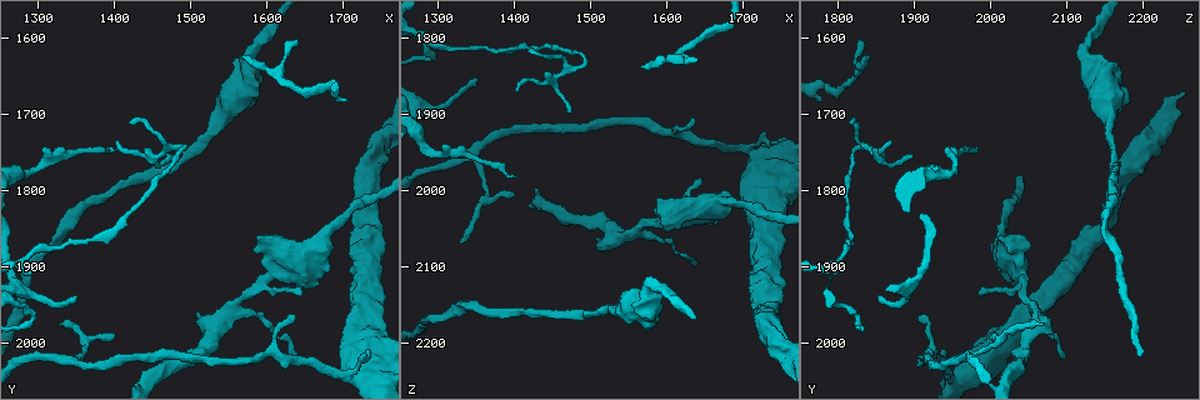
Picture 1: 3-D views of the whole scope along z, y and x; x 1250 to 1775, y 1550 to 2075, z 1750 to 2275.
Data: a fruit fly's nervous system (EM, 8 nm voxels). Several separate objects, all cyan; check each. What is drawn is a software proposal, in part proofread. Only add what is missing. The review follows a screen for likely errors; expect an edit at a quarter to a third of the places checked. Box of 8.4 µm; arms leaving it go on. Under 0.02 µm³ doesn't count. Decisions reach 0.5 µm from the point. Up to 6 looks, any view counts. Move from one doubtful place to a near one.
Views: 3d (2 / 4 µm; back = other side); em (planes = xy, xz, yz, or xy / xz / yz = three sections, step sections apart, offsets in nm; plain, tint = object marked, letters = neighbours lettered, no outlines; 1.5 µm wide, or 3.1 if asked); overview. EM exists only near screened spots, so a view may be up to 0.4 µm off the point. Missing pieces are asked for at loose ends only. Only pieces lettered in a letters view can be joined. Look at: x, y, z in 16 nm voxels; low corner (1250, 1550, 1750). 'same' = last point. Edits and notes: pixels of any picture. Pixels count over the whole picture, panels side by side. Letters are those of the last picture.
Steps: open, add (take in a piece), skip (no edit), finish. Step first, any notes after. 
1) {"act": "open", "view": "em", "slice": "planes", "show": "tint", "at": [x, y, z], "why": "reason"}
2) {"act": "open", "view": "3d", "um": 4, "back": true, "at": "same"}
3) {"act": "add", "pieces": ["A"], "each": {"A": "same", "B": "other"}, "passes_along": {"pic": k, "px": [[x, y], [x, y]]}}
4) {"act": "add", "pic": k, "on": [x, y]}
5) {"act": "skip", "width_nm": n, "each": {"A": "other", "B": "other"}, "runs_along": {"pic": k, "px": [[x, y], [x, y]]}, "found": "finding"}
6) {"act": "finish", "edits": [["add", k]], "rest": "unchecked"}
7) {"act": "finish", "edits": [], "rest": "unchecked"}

{"act": "open", "view": "3d", "um": 4, "back": true, "at": [1400, 1990, 2005], "why": "tapers out"}

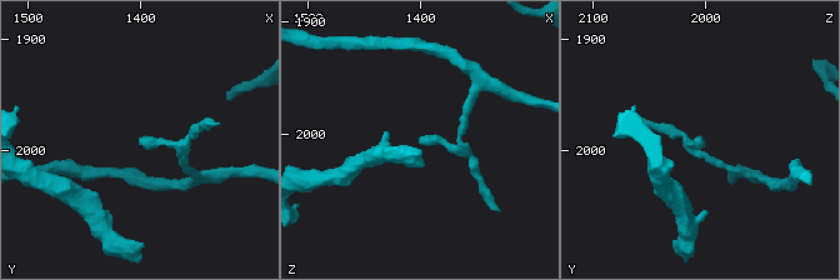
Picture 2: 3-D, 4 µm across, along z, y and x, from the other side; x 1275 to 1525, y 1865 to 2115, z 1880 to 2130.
{"act": "open", "view": "em", "slice": "xy", "step": 4, "show": "tint", "at": [1398, 1988, 2006], "why": "shape alone is not enough"}

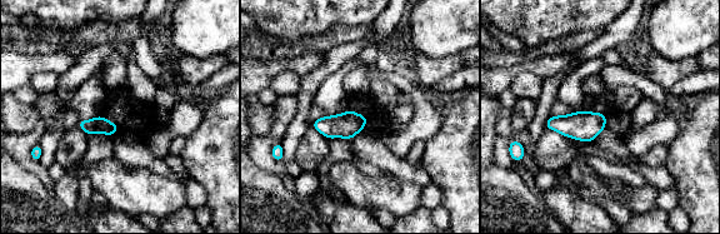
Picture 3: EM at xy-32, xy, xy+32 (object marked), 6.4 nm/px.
{"act": "open", "view": "em", "slice": "planes", "show": "letters", "at": "same"}

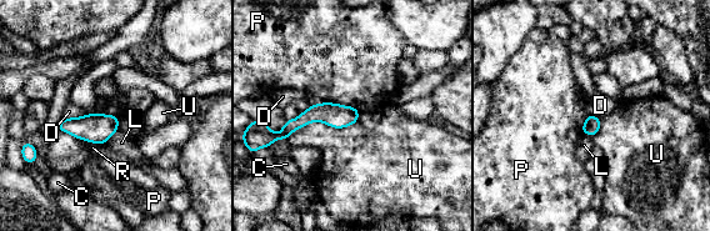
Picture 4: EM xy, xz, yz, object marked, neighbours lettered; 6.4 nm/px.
{"act": "skip", "width_nm": 110, "each": {"C": "other", "D": "other", "L": "other", "P": "other", "R": "other", "U": "other"}, "found": "none of them fits"}

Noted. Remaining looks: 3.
{"act": "open", "view": "em", "slice": "yz", "step": 4, "show": "tint", "at": [1735, 2010, 1940], "why": "free end"}

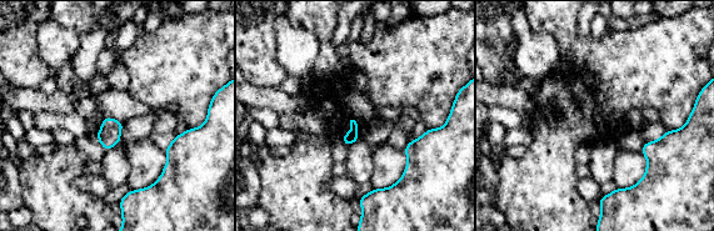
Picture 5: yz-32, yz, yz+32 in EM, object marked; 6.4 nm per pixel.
{"act": "open", "view": "em", "slice": "planes", "show": "letters", "at": "same", "why": "cut it another way"}

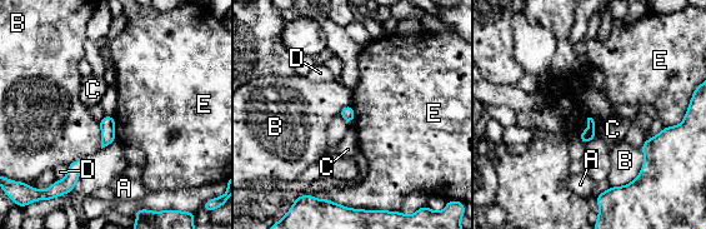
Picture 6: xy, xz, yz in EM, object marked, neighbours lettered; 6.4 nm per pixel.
{"act": "skip", "each": {"A": "other", "B": "other", "C": "other", "D": "other", "E": "other"}, "border": {"pic": 6, "px": [[589, 117], [587, 127], [577, 137]]}, "found": "no lettered piece goes on from it"}

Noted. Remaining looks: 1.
{"act": "open", "view": "em", "slice": "planes", "show": "letters", "at": [1640, 1605, 1830], "why": "tapers out"}

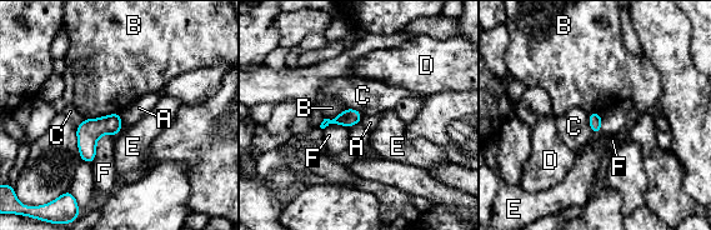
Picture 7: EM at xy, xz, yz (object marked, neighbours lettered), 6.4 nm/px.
{"act": "skip", "width_nm": 80, "each": {"A": "other", "B": "other", "C": "other", "D": "other", "E": "other", "F": "other"}, "border": {"pic": 7, "px": [[119, 114], [123, 123]]}, "found": "no lettered piece goes on from it"}

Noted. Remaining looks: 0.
{"act": "finish", "edits": [], "rest": "unchecked"}

